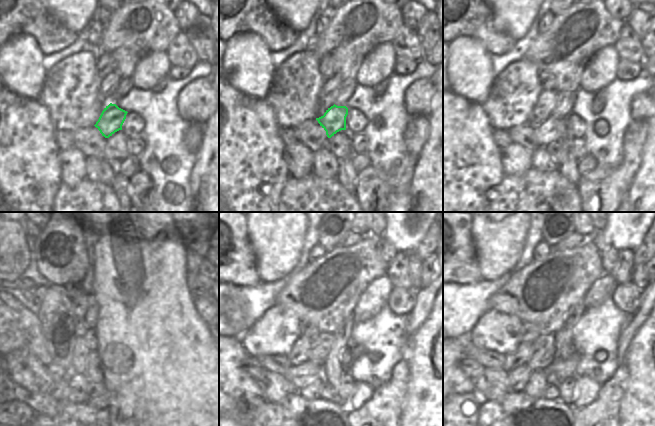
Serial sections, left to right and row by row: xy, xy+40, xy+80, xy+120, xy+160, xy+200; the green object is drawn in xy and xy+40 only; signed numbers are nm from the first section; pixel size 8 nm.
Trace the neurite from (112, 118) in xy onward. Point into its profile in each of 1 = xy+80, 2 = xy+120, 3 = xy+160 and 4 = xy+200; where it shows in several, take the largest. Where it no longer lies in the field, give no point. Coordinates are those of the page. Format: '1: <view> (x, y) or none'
1: xy+80 (552, 129)
2: xy+120 (91, 365)
3: xy+160 (300, 376)
4: xy+200 (518, 377)

